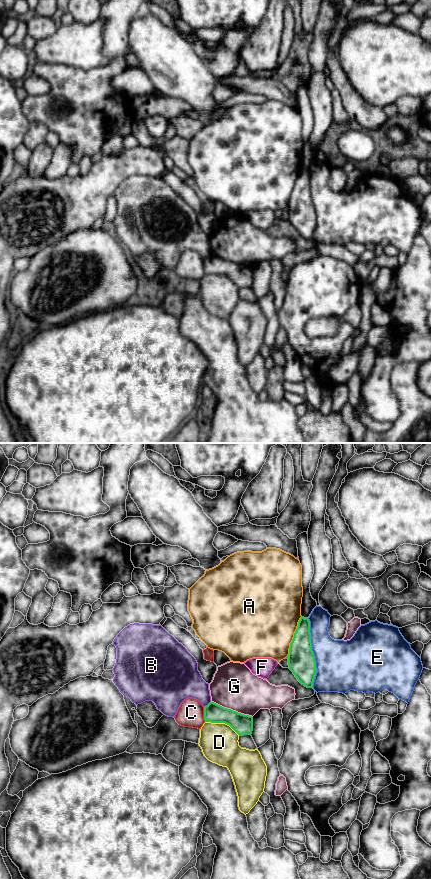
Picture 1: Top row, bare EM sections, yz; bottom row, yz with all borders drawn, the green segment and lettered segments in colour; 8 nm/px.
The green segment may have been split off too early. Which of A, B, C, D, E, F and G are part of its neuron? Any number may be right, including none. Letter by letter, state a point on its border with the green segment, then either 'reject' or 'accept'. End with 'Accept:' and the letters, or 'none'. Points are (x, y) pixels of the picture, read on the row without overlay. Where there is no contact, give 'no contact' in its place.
A: meets green in yz at (294, 188); reject
B: meets green in yz at (208, 256); reject
C: meets green in yz at (204, 266); reject
D: meets green in yz at (222, 274); reject
E: meets green in yz at (313, 205); reject
F: meets green in yz at (287, 209); reject
G: meets green in yz at (232, 262); reject
Accept: none

